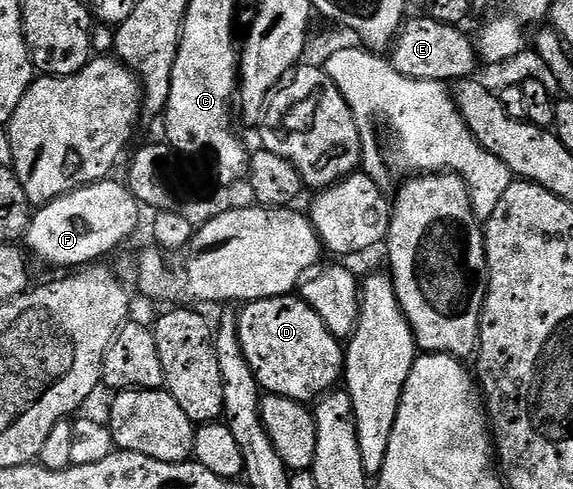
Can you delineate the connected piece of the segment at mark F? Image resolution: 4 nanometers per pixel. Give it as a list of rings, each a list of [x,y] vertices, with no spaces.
[[[112,181],[80,186],[69,194],[58,196],[58,200],[39,207],[28,221],[28,231],[22,239],[27,253],[33,259],[41,258],[52,266],[83,268],[99,263],[103,254],[122,245],[124,238],[135,232],[142,207],[123,181]]]

